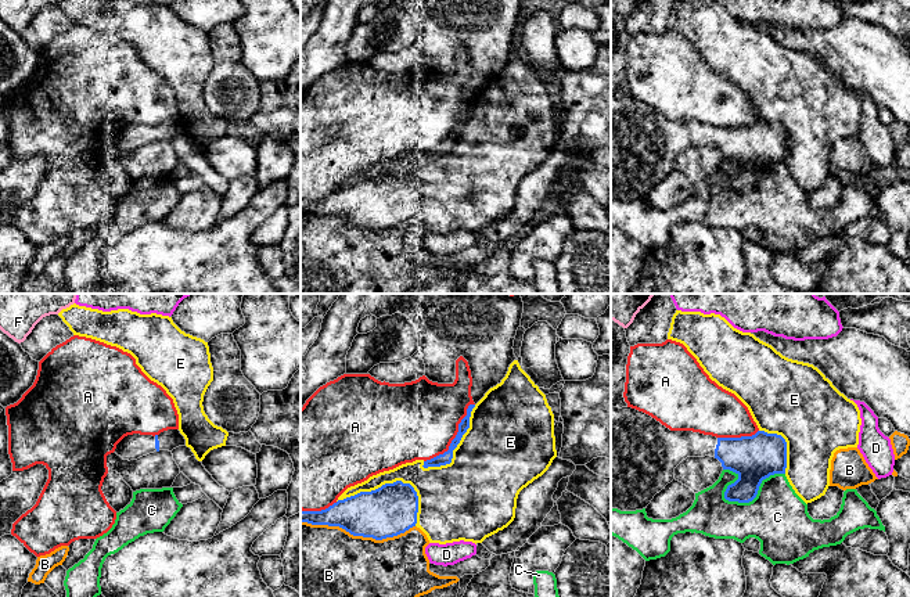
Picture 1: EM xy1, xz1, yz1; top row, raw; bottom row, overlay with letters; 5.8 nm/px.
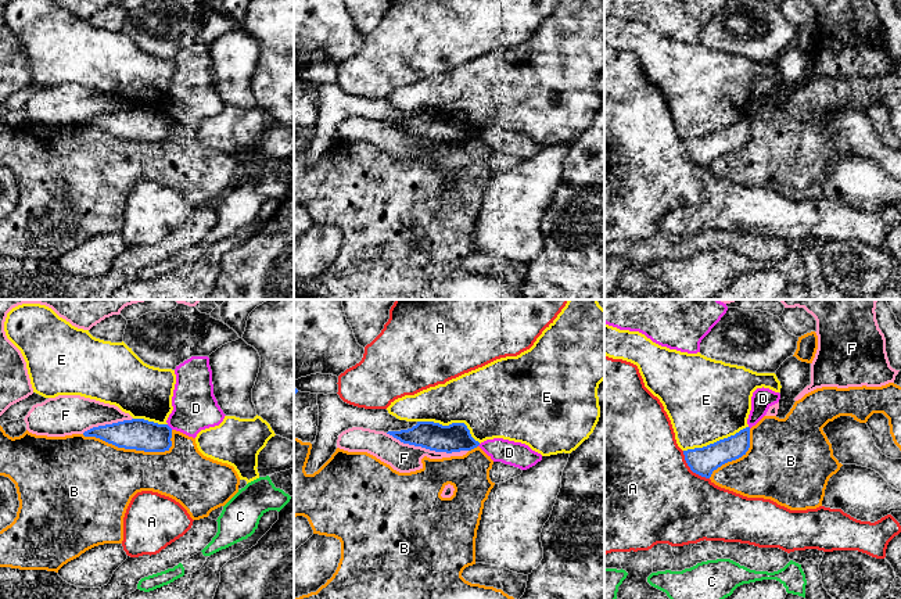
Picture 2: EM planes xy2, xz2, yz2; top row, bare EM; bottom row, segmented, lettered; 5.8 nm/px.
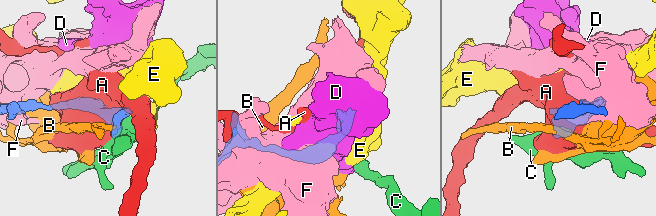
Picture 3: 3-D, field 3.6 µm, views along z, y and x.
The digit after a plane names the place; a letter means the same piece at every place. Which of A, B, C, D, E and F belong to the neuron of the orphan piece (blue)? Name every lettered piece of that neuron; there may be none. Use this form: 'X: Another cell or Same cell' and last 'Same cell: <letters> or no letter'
A: Another cell
B: Another cell
C: Another cell
D: Another cell
E: Another cell
F: Another cell
Same cell: no letter

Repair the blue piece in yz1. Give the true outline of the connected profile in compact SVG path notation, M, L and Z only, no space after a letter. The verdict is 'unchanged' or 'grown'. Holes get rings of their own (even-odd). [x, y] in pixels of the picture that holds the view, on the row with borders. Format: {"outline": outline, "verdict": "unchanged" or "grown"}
{"outline": "M611 407L611 508L636 511L647 508L654 496L675 479L675 468L687 457L711 456L722 463L723 470L730 470L738 479L729 485L724 499L729 501L749 503L759 490L763 479L774 474L785 474L787 442L781 435L758 431L752 436L716 438L693 431L670 431L651 416L632 407Z", "verdict": "grown"}

